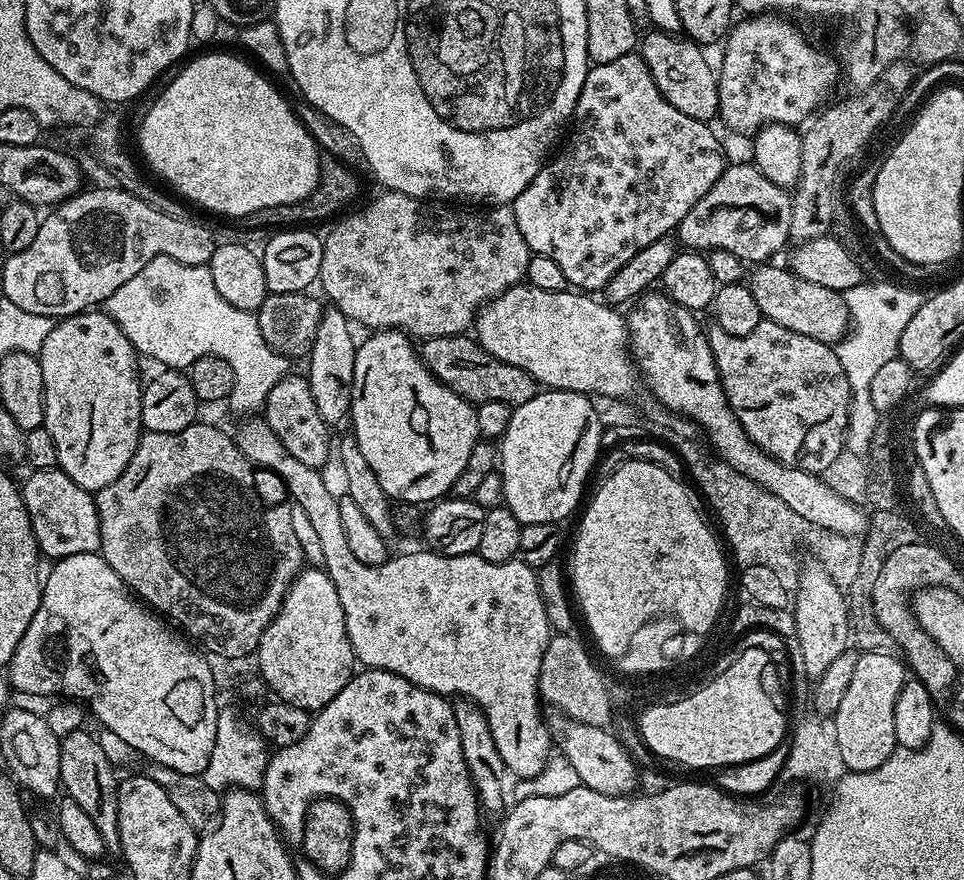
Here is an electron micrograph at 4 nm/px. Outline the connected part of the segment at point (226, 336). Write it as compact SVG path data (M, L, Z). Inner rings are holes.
M158 256L152 261L146 263L134 278L130 278L128 282L123 283L122 286L110 294L106 301L106 311L108 317L120 327L122 334L126 334L126 338L130 338L132 345L136 347L137 353L141 357L153 356L156 360L161 360L163 367L168 370L186 370L194 361L203 356L217 356L226 362L230 362L230 366L234 370L234 390L230 397L230 405L236 412L248 412L244 414L252 414L255 410L263 409L263 406L268 401L268 396L274 390L274 386L286 374L285 357L279 356L270 346L266 346L266 342L262 338L262 334L258 330L258 318L255 312L247 312L246 310L238 310L238 306L230 306L230 302L226 302L226 298L222 298L222 294L218 294L218 289L214 286L214 278L210 278L210 270L202 265L183 265L182 262L175 261L174 258Z

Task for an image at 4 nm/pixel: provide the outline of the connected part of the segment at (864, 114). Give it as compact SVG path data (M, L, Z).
M908 62L891 64L889 68L882 70L878 82L874 82L859 94L852 94L856 96L834 105L833 108L825 107L803 129L800 137L802 170L791 193L790 237L793 241L813 240L833 231L832 219L836 216L836 179L840 176L840 167L847 160L854 159L871 142L872 135L887 120L889 122L893 119L896 107L902 102L913 82L914 71L912 72L911 67L913 68L913 65Z

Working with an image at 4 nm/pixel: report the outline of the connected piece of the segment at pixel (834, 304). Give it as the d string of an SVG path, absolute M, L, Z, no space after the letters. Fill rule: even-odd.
M764 262L753 267L746 283L754 294L754 302L758 302L761 317L772 320L778 326L786 326L786 330L794 330L794 334L806 334L806 338L818 338L823 344L837 345L847 335L849 317L846 302L841 293L830 290L830 286L818 286L818 282L806 282L806 278L798 278L792 269L787 266L779 268L776 262Z

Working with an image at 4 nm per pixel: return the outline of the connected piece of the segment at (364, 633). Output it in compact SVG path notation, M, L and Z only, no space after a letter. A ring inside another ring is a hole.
M263 418L245 420L248 421L234 432L235 442L242 454L257 469L273 472L282 478L289 497L306 513L306 519L318 533L322 545L322 568L330 582L334 582L334 590L338 590L338 602L342 602L342 614L346 618L346 634L357 661L364 668L398 674L419 688L441 693L445 697L467 698L486 714L490 734L494 734L494 746L498 746L498 754L502 754L505 769L522 780L538 775L547 766L554 745L545 713L540 713L542 654L550 639L550 629L536 581L537 569L526 566L518 558L499 564L486 562L486 558L479 554L457 558L439 556L431 550L408 552L405 556L393 555L389 563L378 566L358 562L342 530L342 510L337 493L328 489L327 482L320 477L317 469L302 466L302 462L298 462L298 458L294 458L282 442L278 442L274 430L270 430Z

